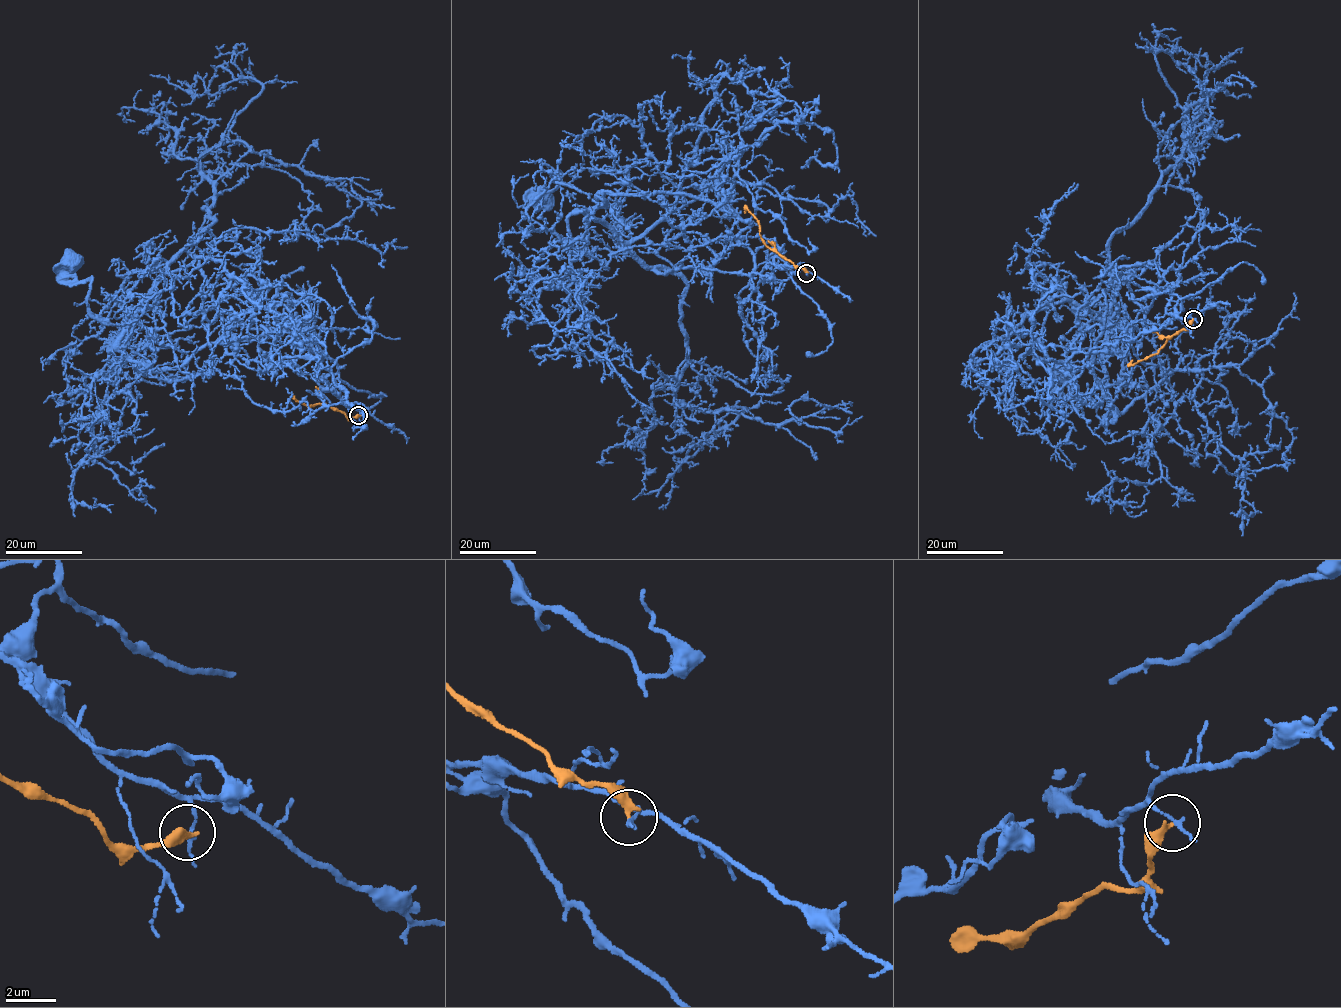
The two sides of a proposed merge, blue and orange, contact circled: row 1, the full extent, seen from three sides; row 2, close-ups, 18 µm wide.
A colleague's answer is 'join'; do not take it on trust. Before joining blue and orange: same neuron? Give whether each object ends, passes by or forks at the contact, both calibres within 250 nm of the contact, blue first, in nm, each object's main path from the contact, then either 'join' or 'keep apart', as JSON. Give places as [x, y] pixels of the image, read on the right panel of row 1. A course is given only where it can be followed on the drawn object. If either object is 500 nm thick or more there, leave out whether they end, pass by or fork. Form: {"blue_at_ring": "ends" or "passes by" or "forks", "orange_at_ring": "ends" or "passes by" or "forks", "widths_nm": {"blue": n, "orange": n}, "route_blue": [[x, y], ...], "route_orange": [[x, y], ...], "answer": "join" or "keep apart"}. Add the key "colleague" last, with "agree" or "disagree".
{"blue_at_ring": "ends", "orange_at_ring": "ends", "widths_nm": {"blue": 160, "orange": 280}, "route_blue": [[1194, 319], [1155, 289], [1129, 325], [1112, 419], [1087, 395], [1057, 399], [1063, 371]], "route_orange": [[1194, 319], [1190, 328], [1167, 340], [1157, 353], [1131, 364], [1132, 360]], "answer": "keep apart", "colleague": "disagree"}

